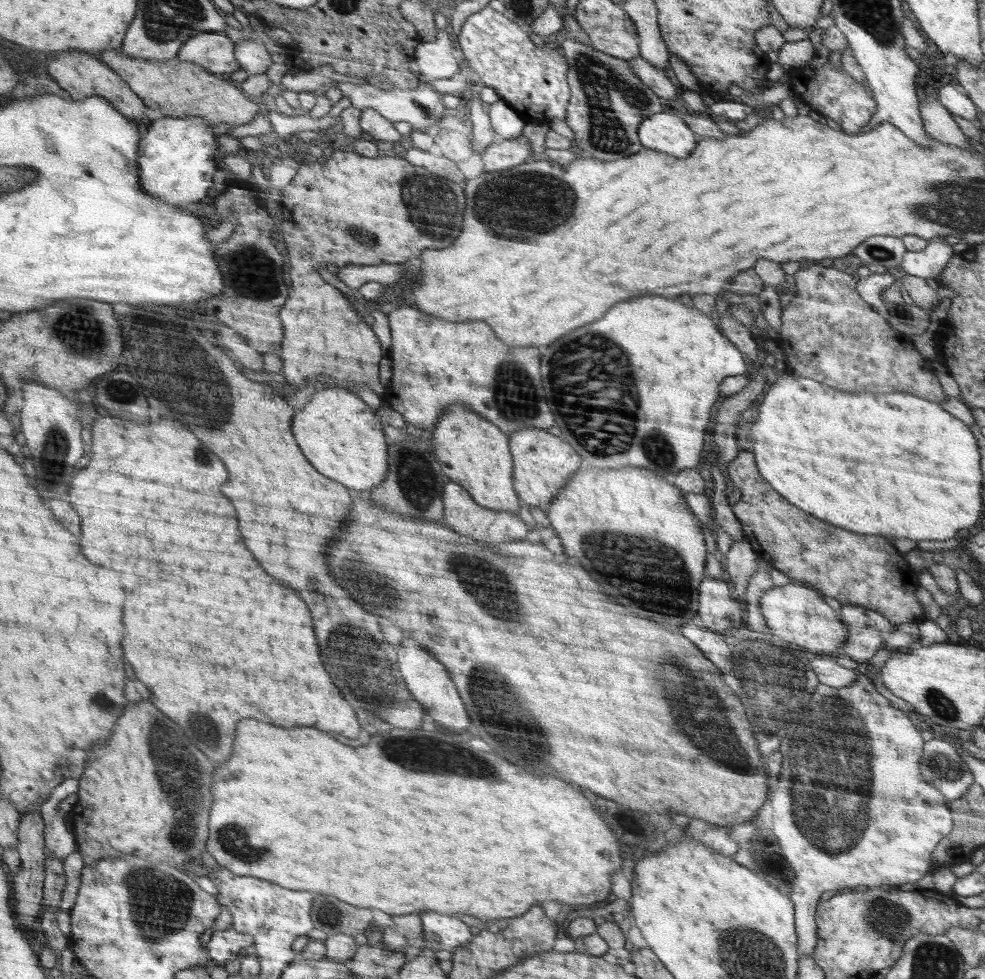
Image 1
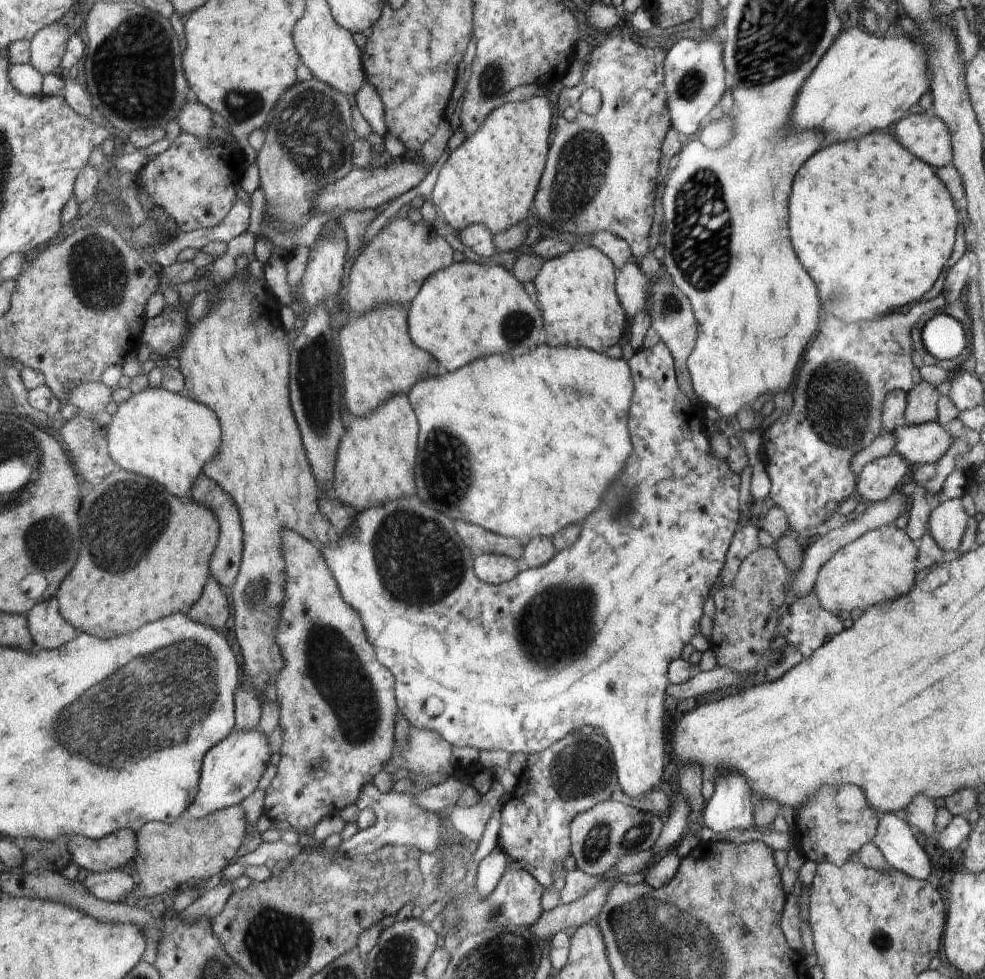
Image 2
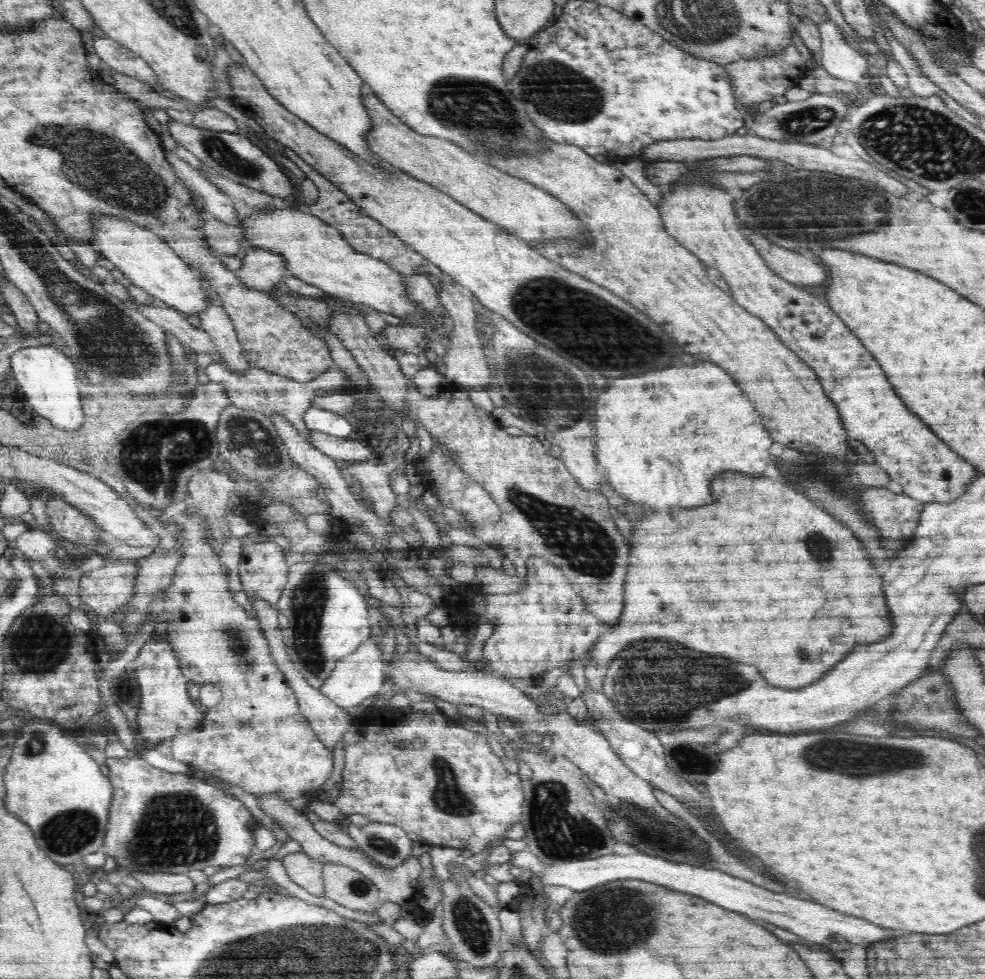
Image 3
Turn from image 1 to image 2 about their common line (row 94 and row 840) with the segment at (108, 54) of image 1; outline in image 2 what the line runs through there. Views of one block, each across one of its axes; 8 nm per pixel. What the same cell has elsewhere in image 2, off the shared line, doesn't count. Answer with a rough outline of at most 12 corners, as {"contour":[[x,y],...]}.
{"contour":[[240,805],[146,823],[137,897],[179,893],[226,870],[244,845]]}

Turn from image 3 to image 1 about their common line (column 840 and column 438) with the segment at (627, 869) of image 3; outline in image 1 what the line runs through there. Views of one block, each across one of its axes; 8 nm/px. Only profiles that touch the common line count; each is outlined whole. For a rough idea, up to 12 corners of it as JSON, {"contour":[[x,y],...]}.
{"contour":[[421,914],[431,950],[454,952],[472,938],[460,917]]}

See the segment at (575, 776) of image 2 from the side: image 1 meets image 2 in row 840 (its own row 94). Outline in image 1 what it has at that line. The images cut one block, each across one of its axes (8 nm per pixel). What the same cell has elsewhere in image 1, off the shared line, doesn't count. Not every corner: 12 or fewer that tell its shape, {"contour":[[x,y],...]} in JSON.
{"contour":[[484,7],[458,46],[525,123],[564,124],[572,90],[560,48],[536,47]]}

